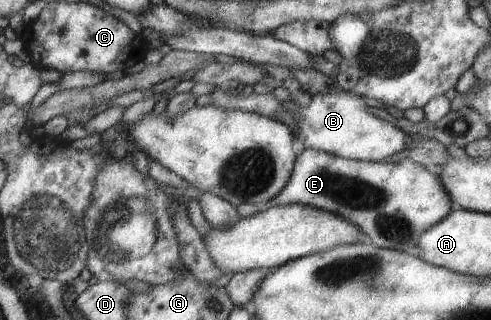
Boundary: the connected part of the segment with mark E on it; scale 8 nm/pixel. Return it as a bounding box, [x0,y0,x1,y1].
[266,148,452,253]

